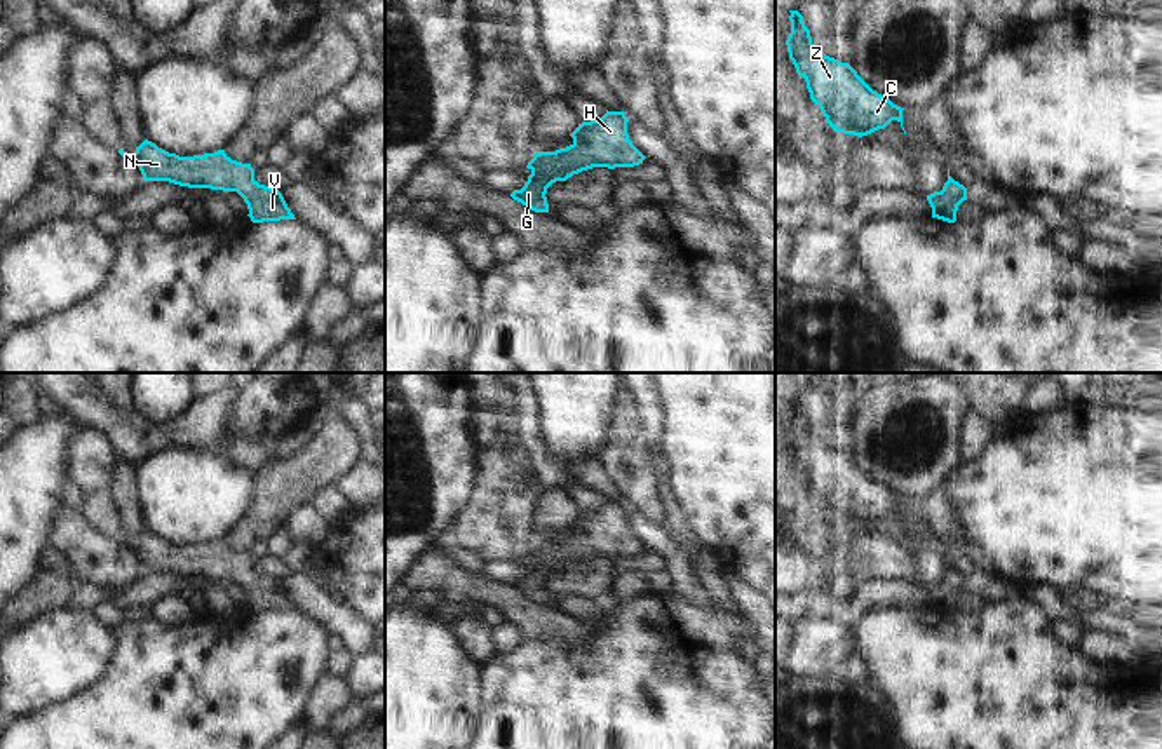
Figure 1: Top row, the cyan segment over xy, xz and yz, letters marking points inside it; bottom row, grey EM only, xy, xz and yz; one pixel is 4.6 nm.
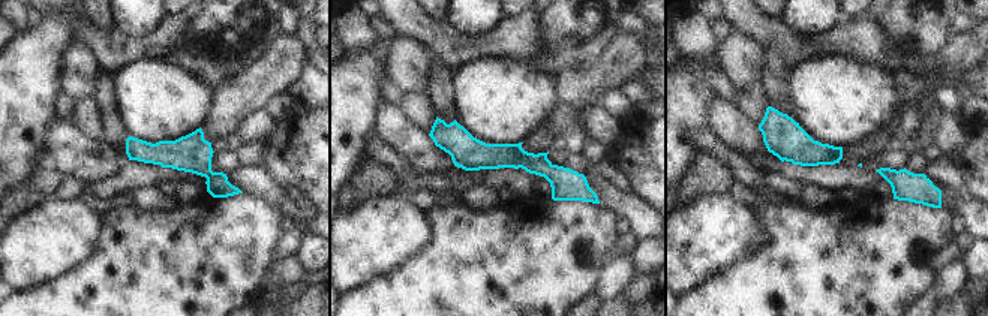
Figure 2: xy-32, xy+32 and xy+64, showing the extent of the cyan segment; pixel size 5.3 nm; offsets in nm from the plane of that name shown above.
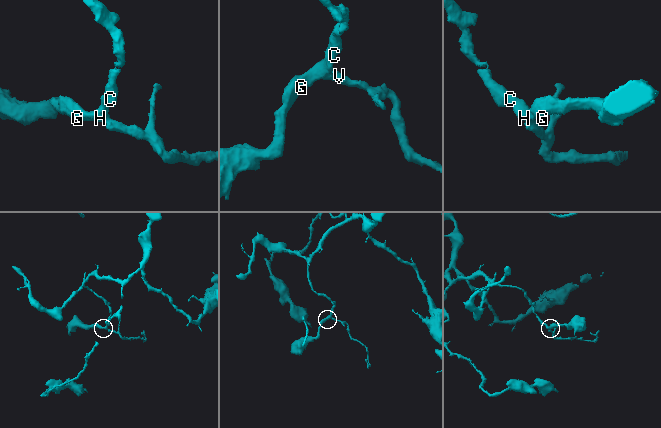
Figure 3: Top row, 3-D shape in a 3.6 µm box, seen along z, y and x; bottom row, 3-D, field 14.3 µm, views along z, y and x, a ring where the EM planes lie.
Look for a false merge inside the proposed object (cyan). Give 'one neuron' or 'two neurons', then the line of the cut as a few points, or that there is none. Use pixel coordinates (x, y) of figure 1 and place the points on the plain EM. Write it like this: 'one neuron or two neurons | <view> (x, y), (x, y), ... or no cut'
one neuron | no cut

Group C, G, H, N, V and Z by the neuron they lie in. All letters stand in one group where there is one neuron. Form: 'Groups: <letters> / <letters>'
Groups: C G H N V Z

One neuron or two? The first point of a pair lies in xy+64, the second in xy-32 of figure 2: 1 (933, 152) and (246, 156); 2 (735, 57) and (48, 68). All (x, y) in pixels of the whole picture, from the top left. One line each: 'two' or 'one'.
1: one
2: two

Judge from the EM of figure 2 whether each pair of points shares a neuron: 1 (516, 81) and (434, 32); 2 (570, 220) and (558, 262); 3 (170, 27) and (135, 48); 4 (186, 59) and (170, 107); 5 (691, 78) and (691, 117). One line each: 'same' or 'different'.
1: different
2: same
3: same
4: different
5: same

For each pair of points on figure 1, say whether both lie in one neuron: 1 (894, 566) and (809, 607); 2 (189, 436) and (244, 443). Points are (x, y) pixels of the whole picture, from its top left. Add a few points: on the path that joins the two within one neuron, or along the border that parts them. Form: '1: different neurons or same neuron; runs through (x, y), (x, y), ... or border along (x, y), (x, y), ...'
1: different neurons; border along (864, 577), (908, 579), (912, 582)
2: different neurons; border along (232, 399), (227, 410), (225, 432), (208, 450)

